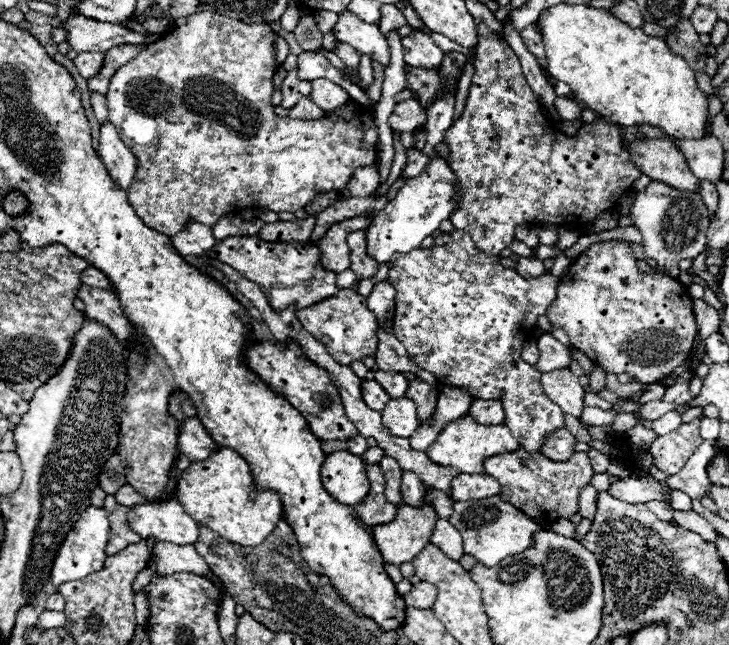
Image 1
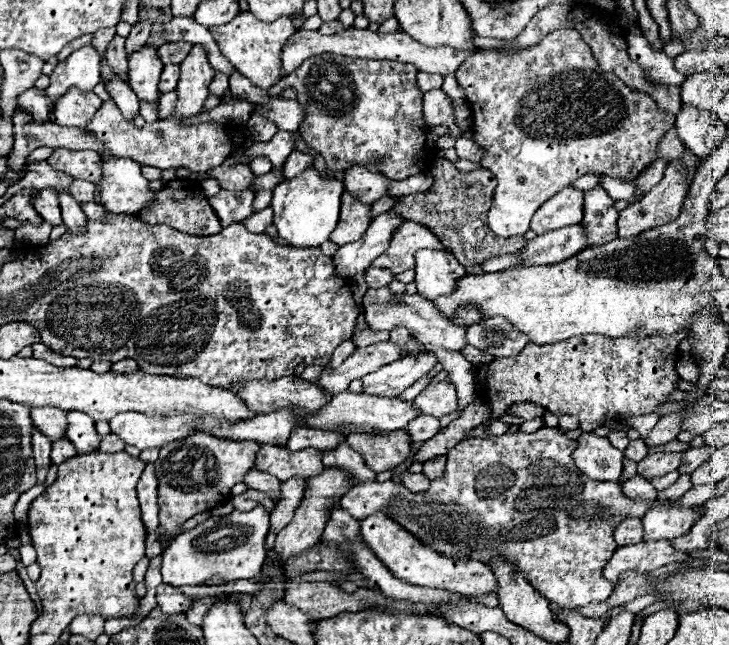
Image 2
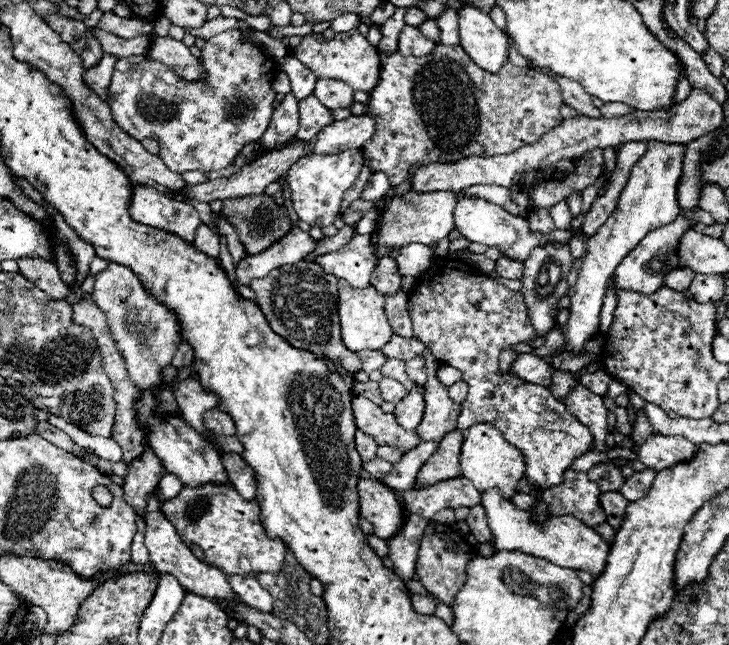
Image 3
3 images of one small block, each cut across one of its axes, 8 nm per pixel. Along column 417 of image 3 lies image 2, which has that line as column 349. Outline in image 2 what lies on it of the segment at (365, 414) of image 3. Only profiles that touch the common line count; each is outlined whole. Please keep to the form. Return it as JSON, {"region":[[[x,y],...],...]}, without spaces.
{"region":[[[394,430],[388,434],[348,434],[346,442],[352,450],[356,450],[366,464],[376,472],[392,470],[394,466],[402,464],[410,452],[410,440],[406,436],[406,430]]]}

